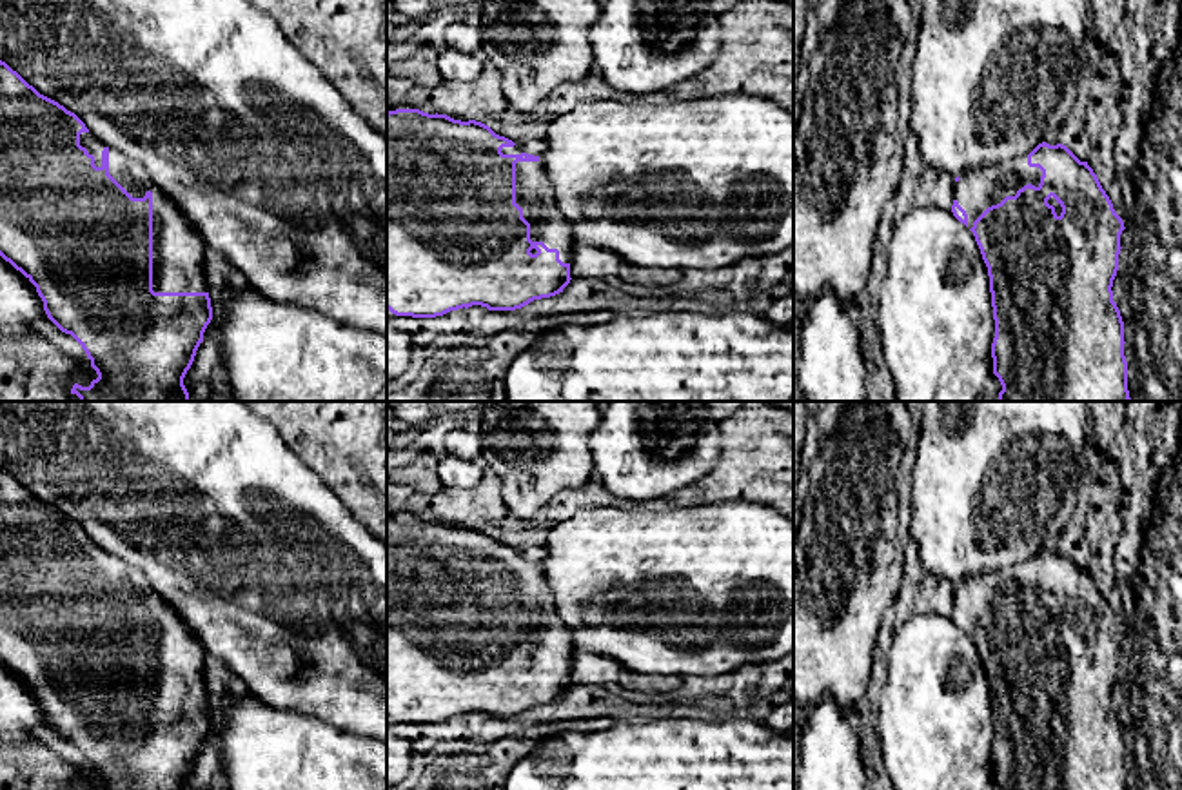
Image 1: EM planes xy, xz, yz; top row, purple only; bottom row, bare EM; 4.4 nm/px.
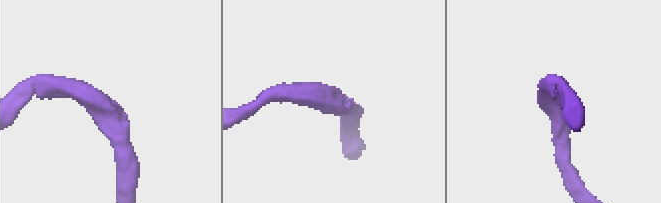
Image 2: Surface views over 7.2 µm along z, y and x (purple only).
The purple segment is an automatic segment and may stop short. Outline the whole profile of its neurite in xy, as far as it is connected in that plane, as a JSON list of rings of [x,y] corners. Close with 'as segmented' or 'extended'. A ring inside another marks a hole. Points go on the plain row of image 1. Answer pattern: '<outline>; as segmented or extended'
[[[0,467],[0,663],[36,694],[47,725],[82,752],[98,781],[91,790],[183,790],[212,726],[205,654],[142,570],[107,554]]]; extended

